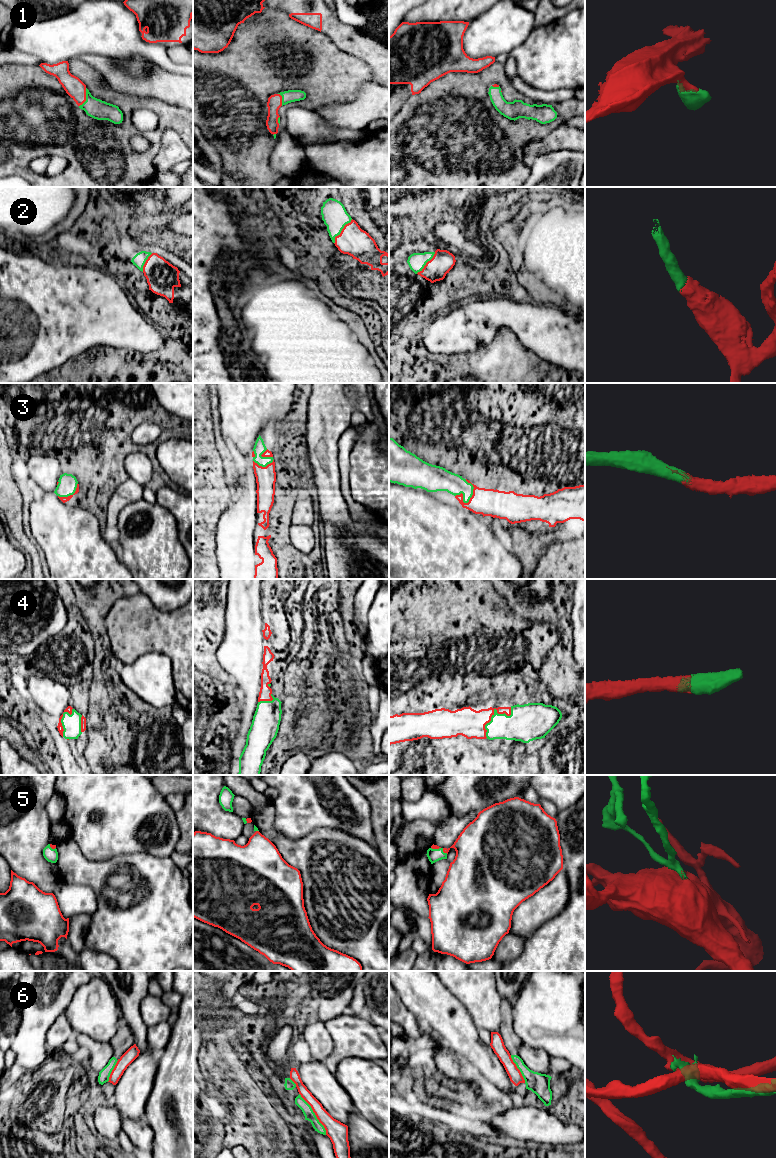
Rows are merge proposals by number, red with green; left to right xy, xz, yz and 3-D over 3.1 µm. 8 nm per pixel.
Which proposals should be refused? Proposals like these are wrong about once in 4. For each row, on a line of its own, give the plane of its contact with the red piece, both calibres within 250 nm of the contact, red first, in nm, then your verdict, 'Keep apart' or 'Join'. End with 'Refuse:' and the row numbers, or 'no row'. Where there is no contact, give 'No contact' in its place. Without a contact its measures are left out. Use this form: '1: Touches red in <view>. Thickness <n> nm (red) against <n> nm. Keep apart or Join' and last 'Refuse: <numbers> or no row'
1: Touches red in xy. Thickness 160 nm (red) against 160 nm. Join
2: Touches red in xz. Thickness 240 nm (red) against 200 nm. Join
3: Touches red in yz. Thickness 220 nm (red) against 170 nm. Join
4: Touches red in yz. Thickness 220 nm (red) against 240 nm. Join
5: Touches red in yz. Thickness 320 nm (red) against 110 nm. Join
6: Touches red in xz. Thickness 160 nm (red) against 80 nm. Keep apart
Refuse: 6

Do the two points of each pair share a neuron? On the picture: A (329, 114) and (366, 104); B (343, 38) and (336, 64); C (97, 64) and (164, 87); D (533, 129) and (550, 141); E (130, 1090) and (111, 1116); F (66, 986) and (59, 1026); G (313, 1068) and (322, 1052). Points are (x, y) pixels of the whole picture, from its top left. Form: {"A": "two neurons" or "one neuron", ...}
{"A": "one neuron", "B": "two neurons", "C": "one neuron", "D": "two neurons", "E": "two neurons", "F": "two neurons", "G": "two neurons"}

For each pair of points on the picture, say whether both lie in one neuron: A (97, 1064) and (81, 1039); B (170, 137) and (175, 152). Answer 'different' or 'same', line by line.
A: same
B: same

